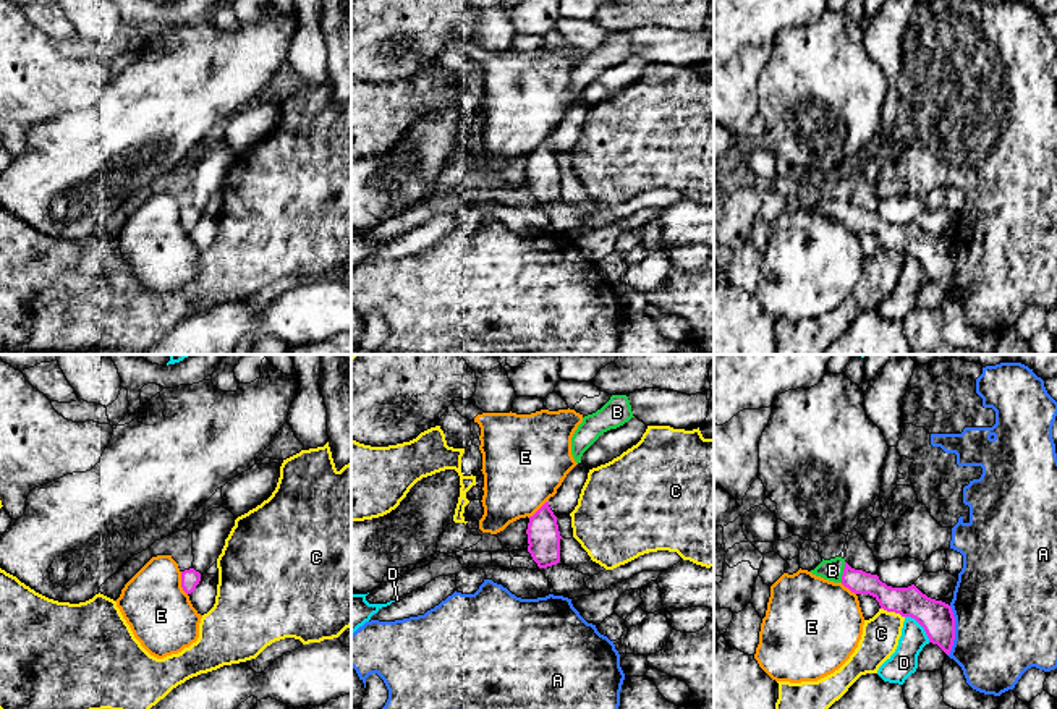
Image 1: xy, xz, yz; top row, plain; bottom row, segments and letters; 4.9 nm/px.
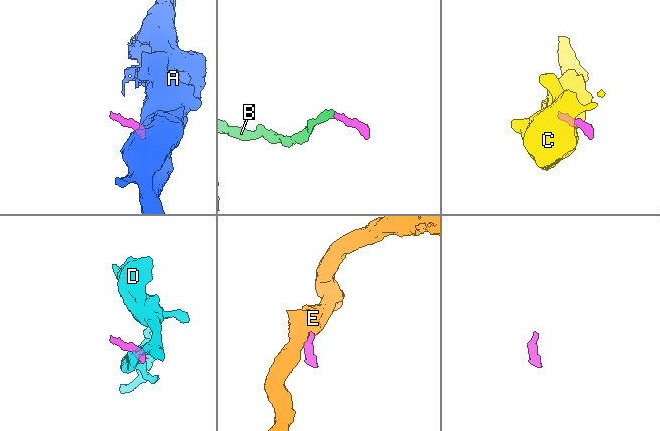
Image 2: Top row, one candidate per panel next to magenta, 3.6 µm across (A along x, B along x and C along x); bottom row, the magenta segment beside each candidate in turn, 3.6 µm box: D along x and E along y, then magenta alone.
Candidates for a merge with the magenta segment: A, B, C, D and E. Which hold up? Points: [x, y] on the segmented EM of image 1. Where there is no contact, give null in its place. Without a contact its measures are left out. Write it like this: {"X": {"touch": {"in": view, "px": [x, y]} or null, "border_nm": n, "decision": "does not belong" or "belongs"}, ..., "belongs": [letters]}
{"A": {"touch": {"in": "yz", "px": [954, 630]}, "border_nm": 240, "decision": "does not belong"}, "B": {"touch": {"in": "yz", "px": [844, 572]}, "border_nm": 110, "decision": "belongs"}, "C": {"touch": {"in": "yz", "px": [892, 611]}, "border_nm": 130, "decision": "does not belong"}, "D": {"touch": {"in": "yz", "px": [921, 625]}, "border_nm": 180, "decision": "does not belong"}, "E": {"touch": {"in": "xy", "px": [182, 583]}, "border_nm": 120, "decision": "does not belong"}, "belongs": ["B"]}

